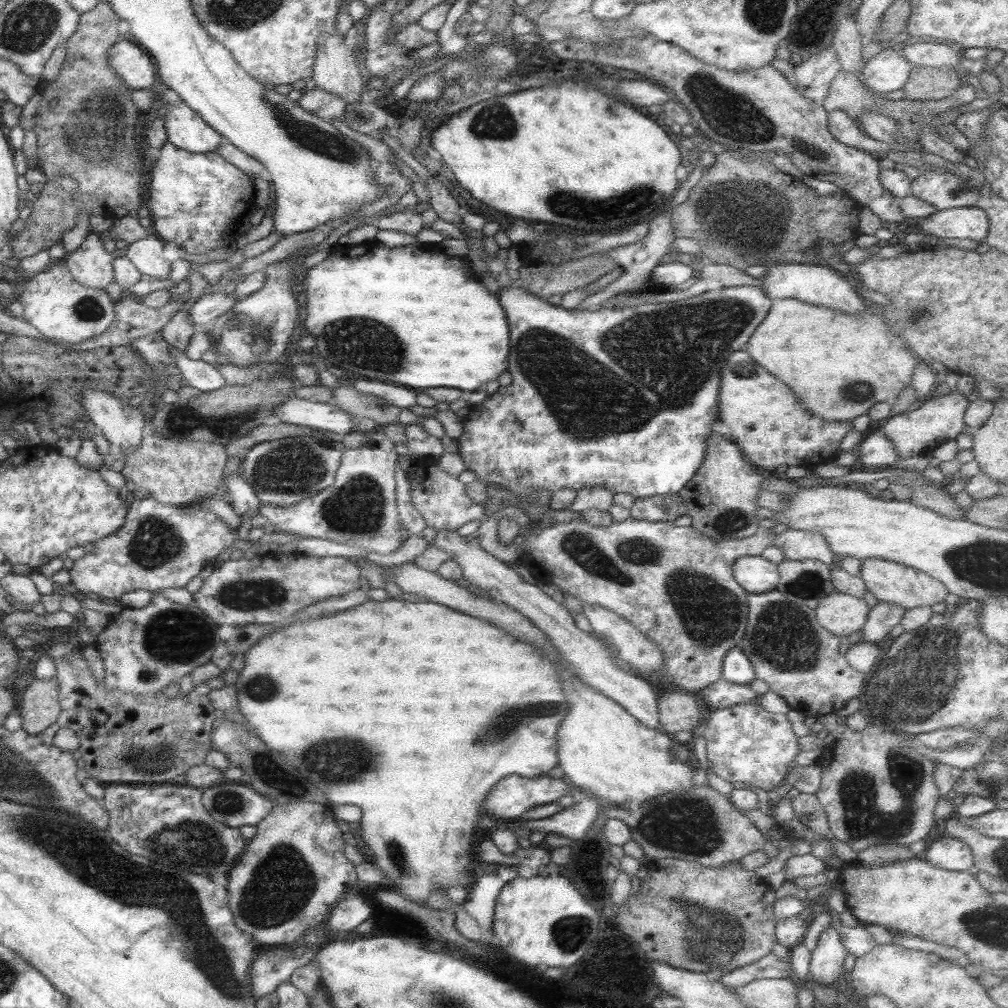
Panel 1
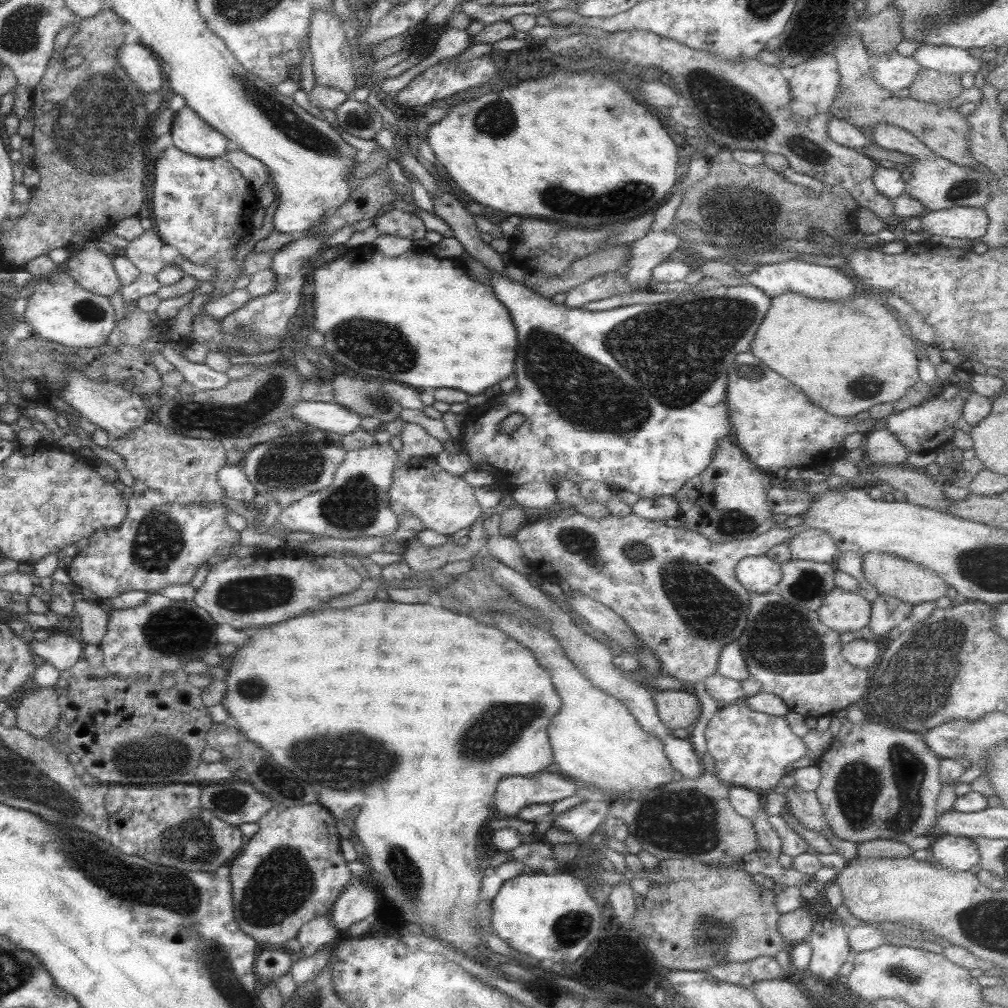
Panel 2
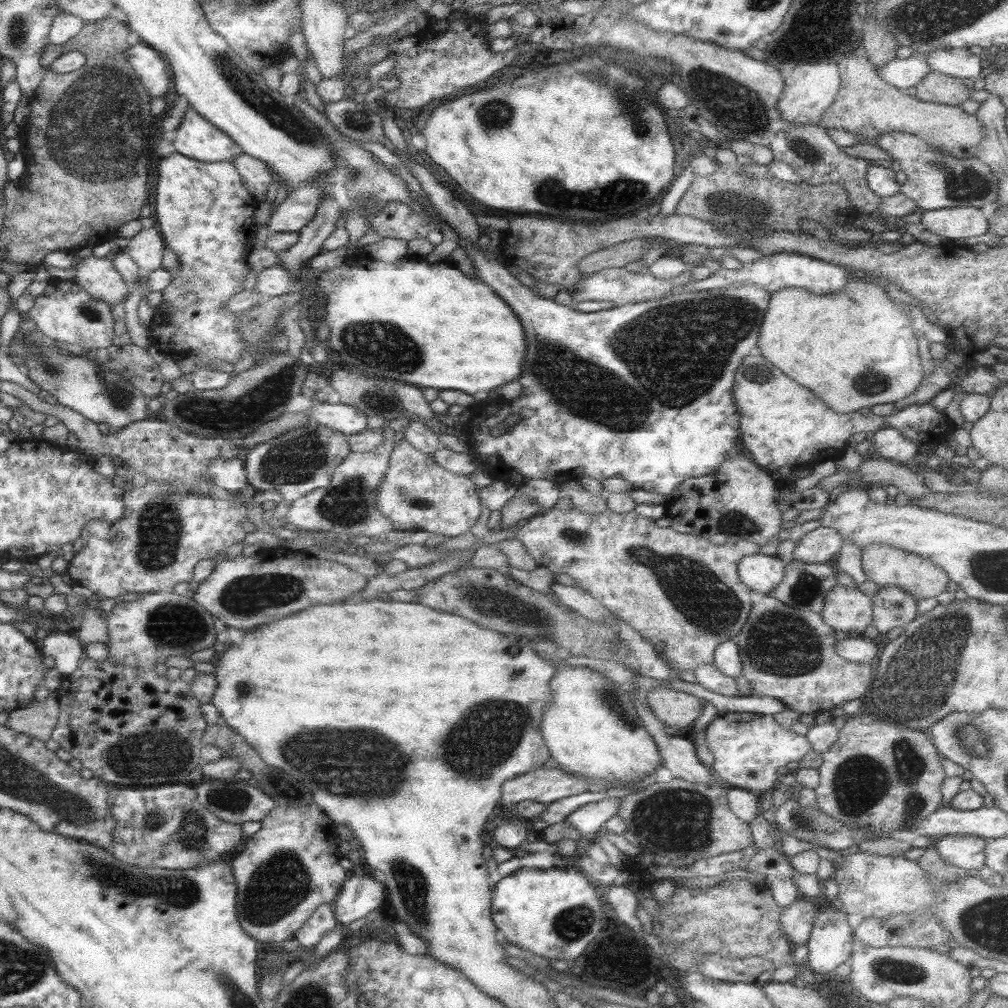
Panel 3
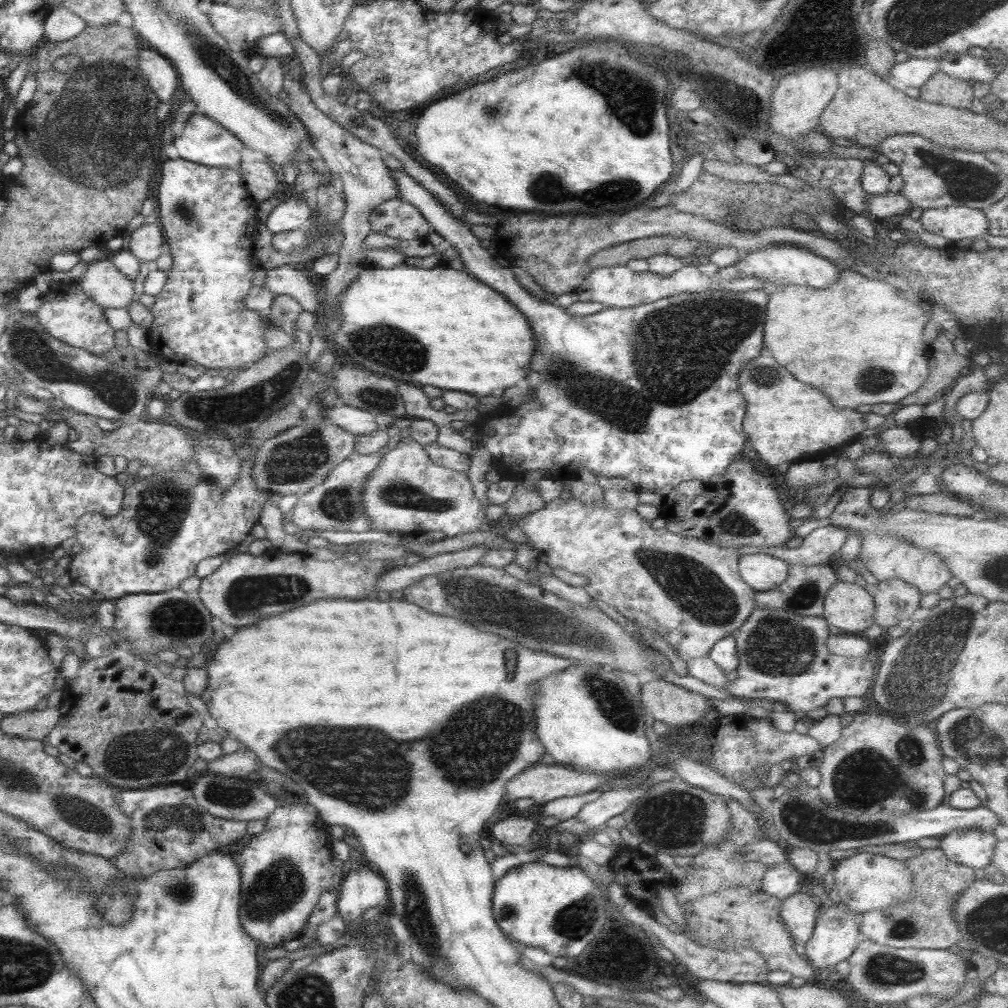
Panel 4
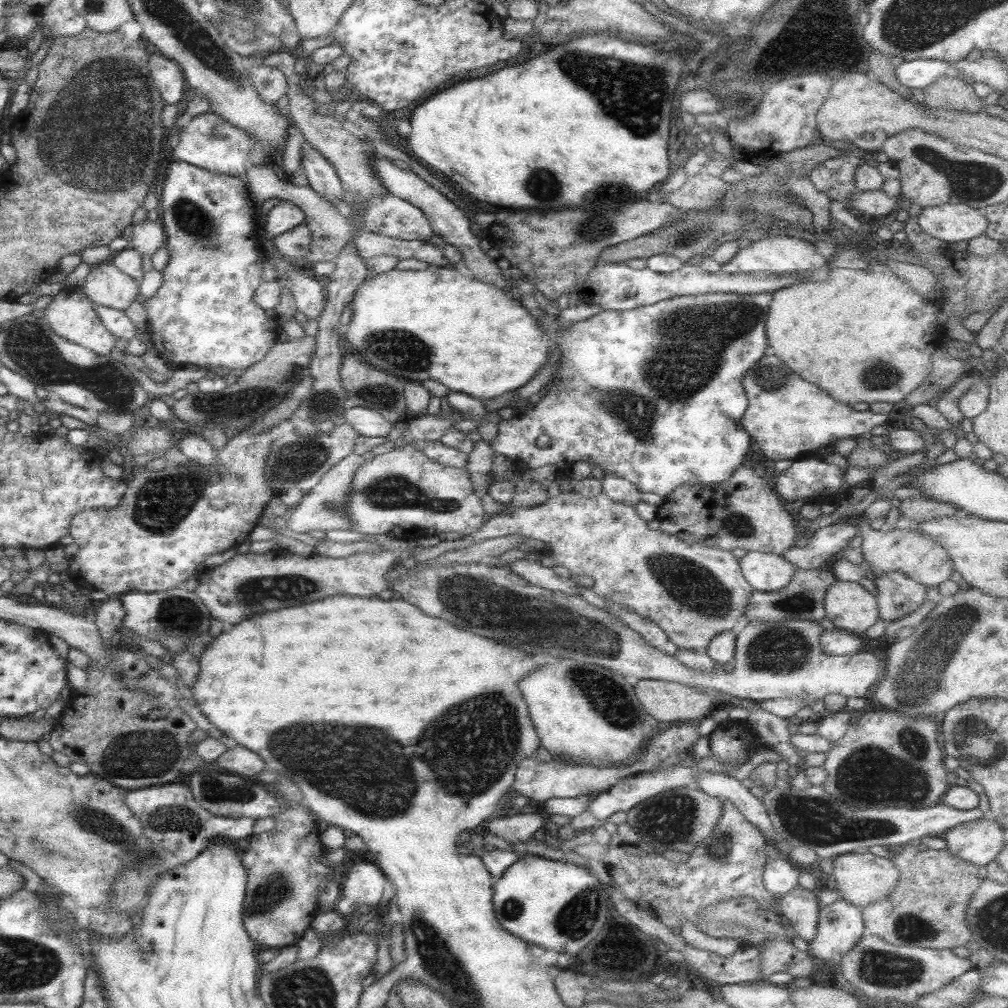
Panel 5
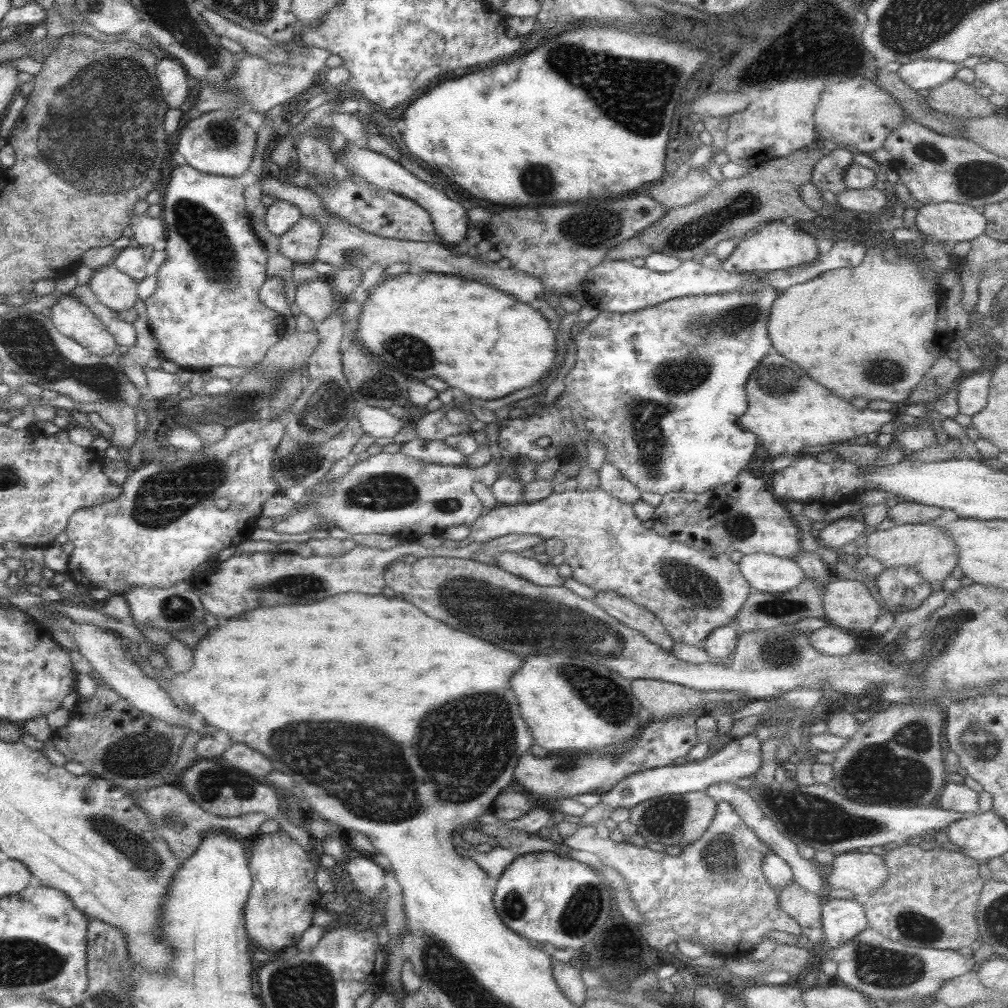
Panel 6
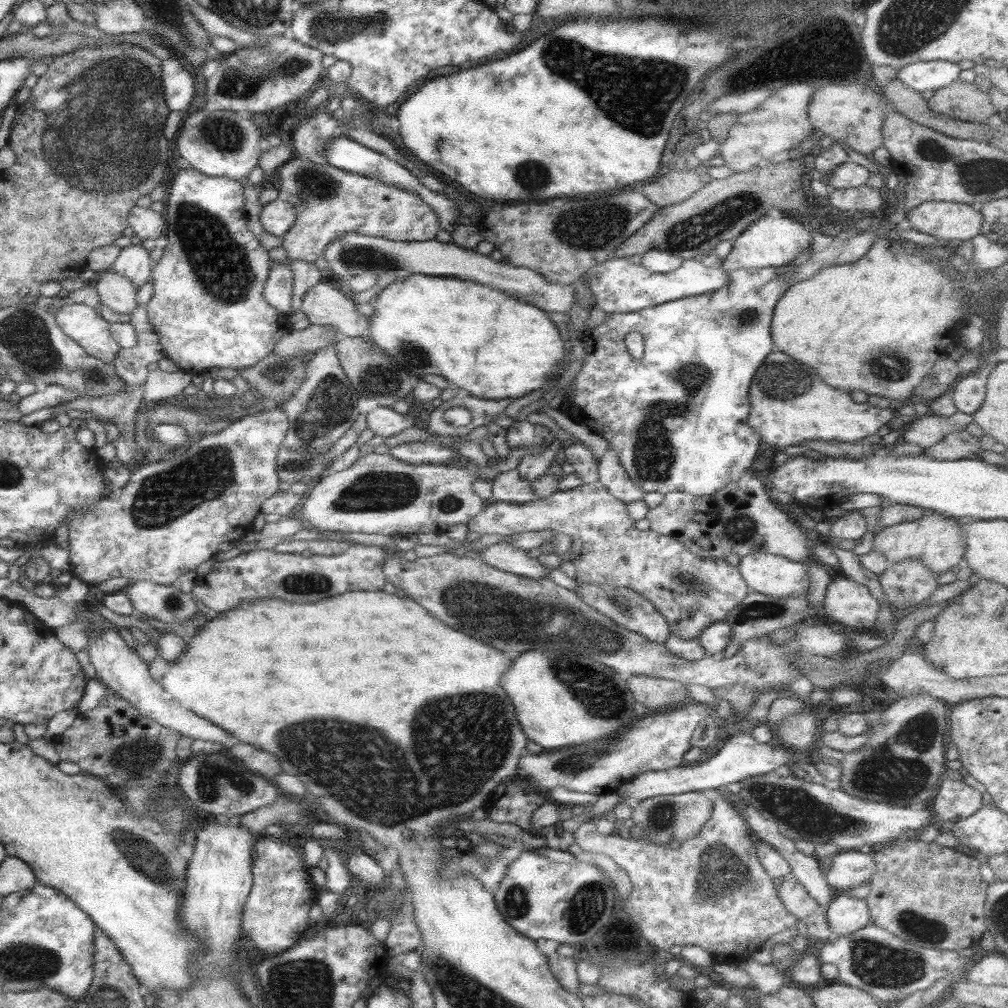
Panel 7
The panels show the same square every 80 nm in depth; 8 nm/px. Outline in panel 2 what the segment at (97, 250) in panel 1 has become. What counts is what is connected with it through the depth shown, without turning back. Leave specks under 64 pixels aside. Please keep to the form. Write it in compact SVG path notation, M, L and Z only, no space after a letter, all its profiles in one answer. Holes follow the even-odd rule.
M98 239L87 241L79 250L70 253L70 255L61 262L62 268L83 290L109 298L109 295L121 288L121 286L118 283L117 275L111 264L112 255L104 254L97 249L97 242Z

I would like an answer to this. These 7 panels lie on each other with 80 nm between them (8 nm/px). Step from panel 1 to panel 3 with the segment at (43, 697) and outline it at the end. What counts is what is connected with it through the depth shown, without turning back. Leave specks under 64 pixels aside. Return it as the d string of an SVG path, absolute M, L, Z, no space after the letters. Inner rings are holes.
M51 691L43 702L31 700L22 707L9 711L3 726L49 745L50 734L58 719L58 703Z

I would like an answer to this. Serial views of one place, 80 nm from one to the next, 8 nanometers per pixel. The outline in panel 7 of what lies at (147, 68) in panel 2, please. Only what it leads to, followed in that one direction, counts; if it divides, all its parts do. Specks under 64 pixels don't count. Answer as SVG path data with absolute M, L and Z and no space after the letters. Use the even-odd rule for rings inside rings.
M178 57L160 62L160 82L167 110L183 111L193 98L195 74Z

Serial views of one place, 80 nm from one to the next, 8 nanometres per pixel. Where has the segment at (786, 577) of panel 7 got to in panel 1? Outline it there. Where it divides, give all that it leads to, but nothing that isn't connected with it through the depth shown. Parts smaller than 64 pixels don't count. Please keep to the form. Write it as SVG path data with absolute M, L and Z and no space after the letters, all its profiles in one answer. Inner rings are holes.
M743 556L732 562L731 572L735 583L747 594L762 594L774 591L778 571L761 556Z

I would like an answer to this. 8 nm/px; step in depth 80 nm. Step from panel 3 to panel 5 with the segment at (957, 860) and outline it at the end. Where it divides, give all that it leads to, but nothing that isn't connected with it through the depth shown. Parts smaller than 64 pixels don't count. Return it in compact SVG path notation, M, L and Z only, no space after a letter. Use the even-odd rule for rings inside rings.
M986 815L979 820L954 826L941 835L947 853L976 867L986 866L1003 850L1003 830Z

